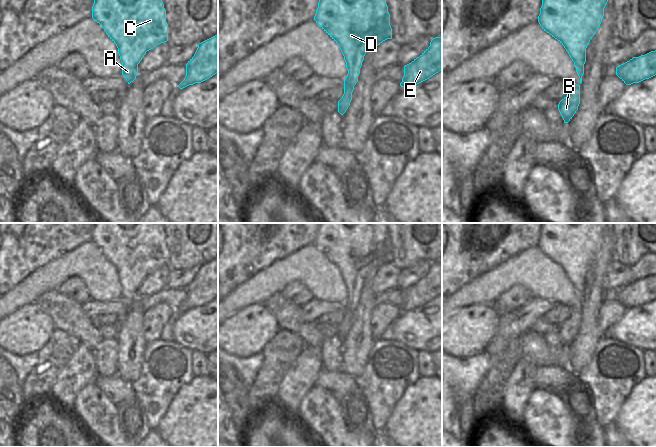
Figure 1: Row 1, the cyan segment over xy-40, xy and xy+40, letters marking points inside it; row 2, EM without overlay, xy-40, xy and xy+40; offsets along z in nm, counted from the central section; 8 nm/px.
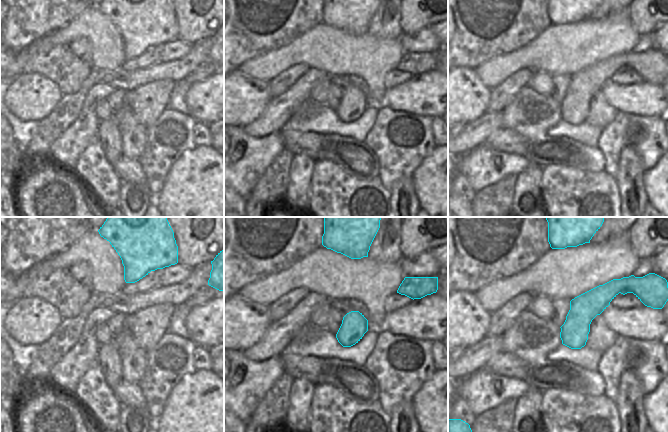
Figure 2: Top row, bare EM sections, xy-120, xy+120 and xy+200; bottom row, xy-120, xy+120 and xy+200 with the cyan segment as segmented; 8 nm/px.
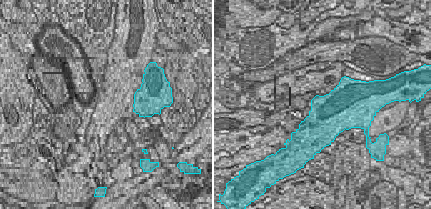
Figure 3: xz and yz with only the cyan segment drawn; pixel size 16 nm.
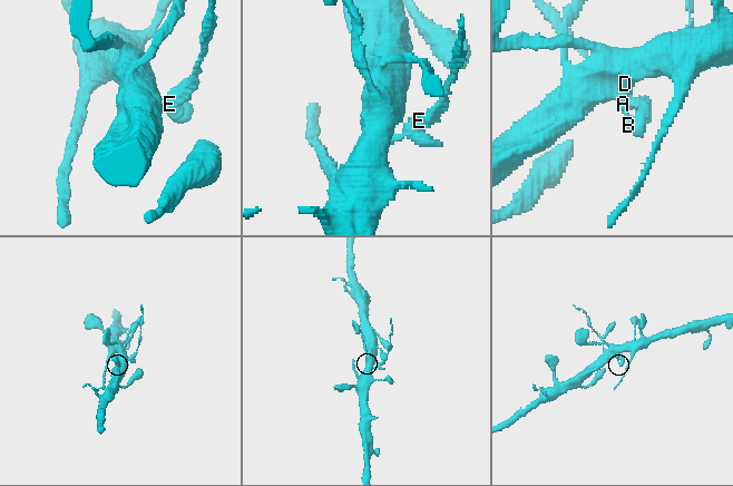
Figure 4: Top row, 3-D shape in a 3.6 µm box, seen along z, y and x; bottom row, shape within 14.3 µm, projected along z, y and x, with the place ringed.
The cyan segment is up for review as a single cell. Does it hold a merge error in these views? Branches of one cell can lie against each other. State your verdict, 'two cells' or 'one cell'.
two cells

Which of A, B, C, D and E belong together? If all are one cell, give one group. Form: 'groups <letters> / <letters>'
groups A C D / B E

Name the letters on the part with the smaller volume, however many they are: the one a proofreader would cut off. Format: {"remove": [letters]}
{"remove": ["B", "E"]}

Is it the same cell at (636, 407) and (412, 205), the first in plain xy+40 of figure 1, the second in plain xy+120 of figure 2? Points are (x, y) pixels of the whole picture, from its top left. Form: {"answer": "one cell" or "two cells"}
{"answer": "two cells"}

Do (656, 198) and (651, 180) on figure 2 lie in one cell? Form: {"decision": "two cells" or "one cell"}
{"decision": "one cell"}

